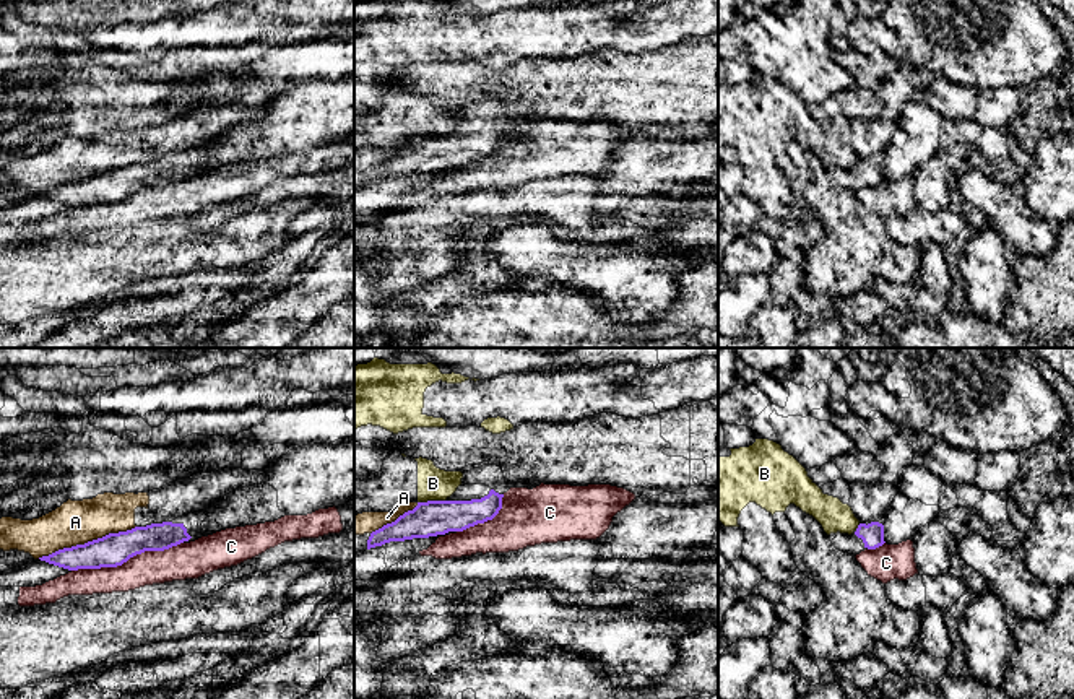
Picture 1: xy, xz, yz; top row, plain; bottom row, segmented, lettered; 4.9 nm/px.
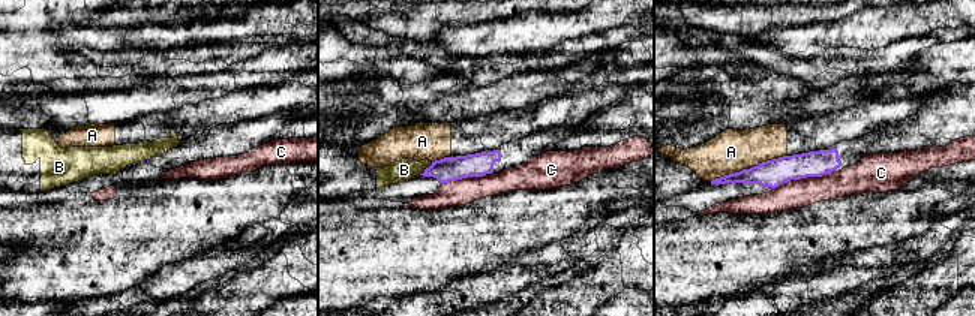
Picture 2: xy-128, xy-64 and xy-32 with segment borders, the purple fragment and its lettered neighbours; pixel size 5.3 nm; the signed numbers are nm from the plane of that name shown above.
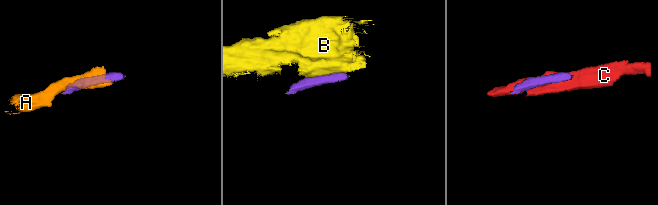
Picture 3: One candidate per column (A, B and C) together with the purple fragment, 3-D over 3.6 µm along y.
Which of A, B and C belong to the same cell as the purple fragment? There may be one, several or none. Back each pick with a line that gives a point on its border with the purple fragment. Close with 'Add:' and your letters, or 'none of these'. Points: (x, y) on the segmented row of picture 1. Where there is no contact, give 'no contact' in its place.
Add: none of these

